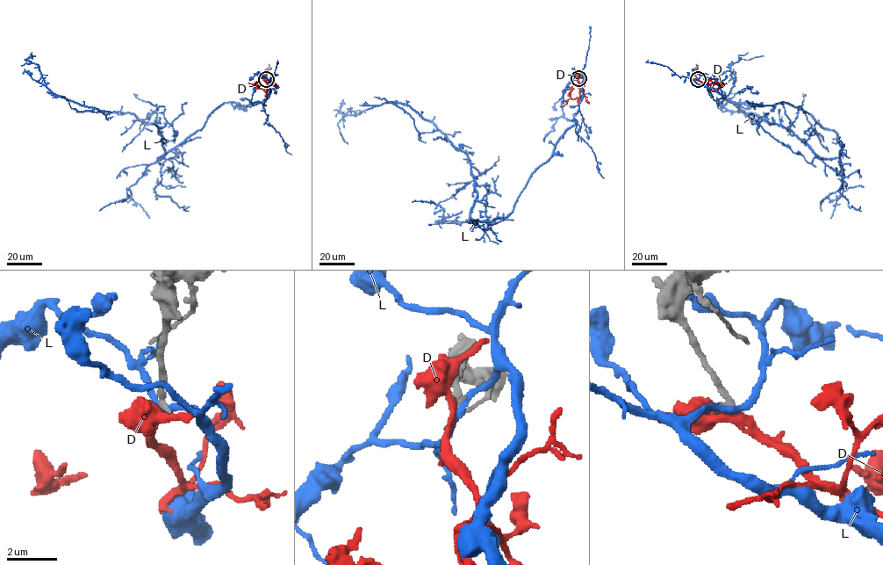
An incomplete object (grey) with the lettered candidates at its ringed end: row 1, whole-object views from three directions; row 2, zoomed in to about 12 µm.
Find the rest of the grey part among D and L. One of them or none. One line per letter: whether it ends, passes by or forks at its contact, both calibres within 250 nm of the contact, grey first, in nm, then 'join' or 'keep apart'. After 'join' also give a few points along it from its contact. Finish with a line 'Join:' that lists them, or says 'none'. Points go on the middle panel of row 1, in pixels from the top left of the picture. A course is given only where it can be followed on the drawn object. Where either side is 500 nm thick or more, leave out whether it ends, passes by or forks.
D: it passes by | 280/260 nm | join | via (578, 77), (578, 97), (572, 99), (570, 97), (572, 86)
L: it passes by | 280/260 nm | keep apart
Join: D

